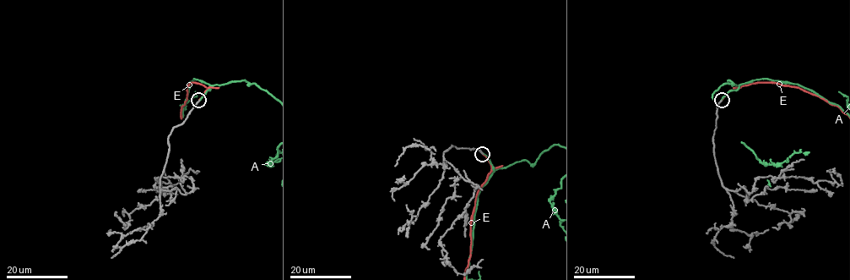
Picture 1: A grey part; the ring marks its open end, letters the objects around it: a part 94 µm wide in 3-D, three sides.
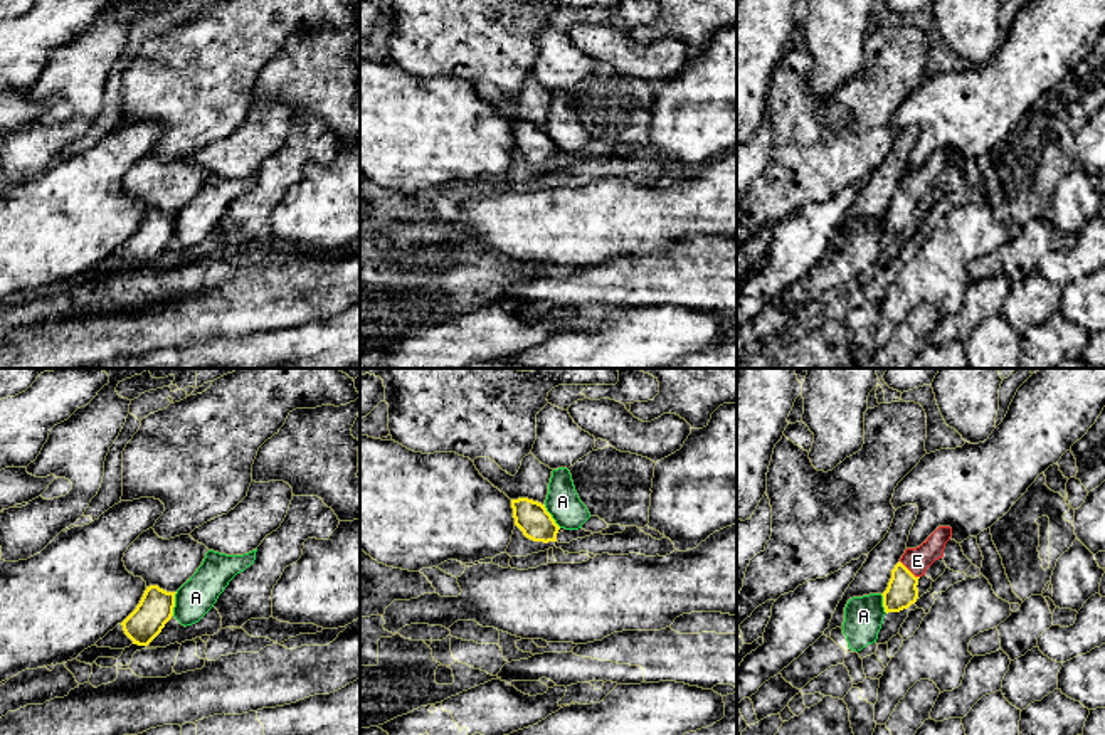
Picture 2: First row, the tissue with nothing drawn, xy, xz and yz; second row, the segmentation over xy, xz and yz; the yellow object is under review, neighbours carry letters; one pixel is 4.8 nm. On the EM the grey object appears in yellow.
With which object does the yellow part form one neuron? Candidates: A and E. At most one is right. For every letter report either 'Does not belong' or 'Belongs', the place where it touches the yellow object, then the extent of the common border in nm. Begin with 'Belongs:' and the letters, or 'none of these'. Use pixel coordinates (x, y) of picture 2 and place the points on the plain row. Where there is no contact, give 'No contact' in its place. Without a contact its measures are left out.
Belongs: E
A: Does not belong. Touches yellow at xy (174, 227). Shared border 110 nm
E: Belongs. Touches yellow at yz (909, 194). Shared border 130 nm

